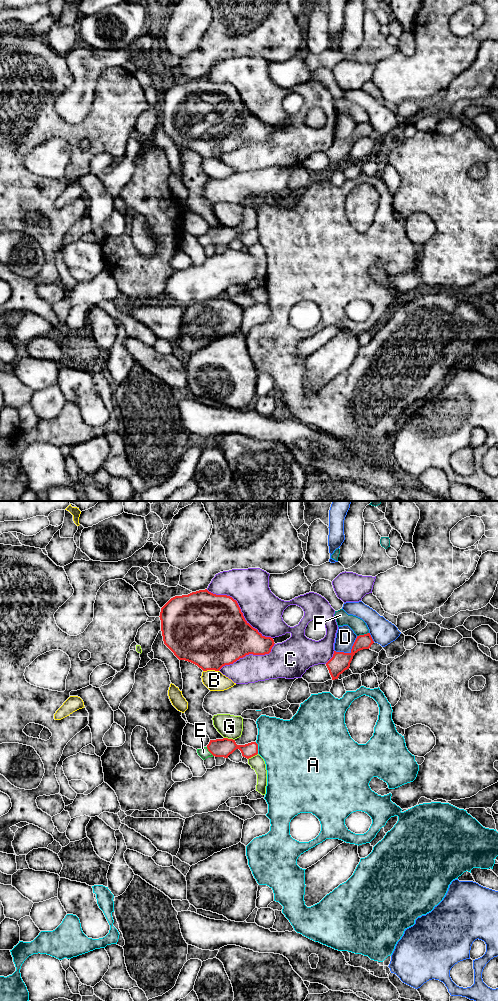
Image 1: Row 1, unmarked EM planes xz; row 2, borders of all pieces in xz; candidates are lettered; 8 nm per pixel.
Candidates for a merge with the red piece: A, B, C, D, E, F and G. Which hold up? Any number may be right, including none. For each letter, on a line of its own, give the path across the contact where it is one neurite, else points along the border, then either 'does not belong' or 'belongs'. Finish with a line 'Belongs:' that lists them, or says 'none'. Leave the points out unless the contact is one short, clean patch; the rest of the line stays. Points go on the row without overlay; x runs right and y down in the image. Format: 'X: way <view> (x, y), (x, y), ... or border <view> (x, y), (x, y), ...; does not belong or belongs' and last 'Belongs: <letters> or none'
A: does not belong
B: does not belong
C: does not belong
D: does not belong
E: way xz (224, 235), (214, 236), (209, 239), (203, 240); belongs
F: does not belong
G: does not belong
Belongs: E

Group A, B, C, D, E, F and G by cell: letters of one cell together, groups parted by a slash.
A / B / C / D / E / F / G

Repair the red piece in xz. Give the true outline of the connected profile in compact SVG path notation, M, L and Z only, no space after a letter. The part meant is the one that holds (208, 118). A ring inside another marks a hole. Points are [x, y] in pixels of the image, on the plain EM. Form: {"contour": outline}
{"contour": "M207 77L171 86L161 96L159 105L164 132L179 148L191 150L203 159L219 159L249 142L269 142L275 132L273 126L263 124L245 108L236 88L227 83L213 82Z"}

